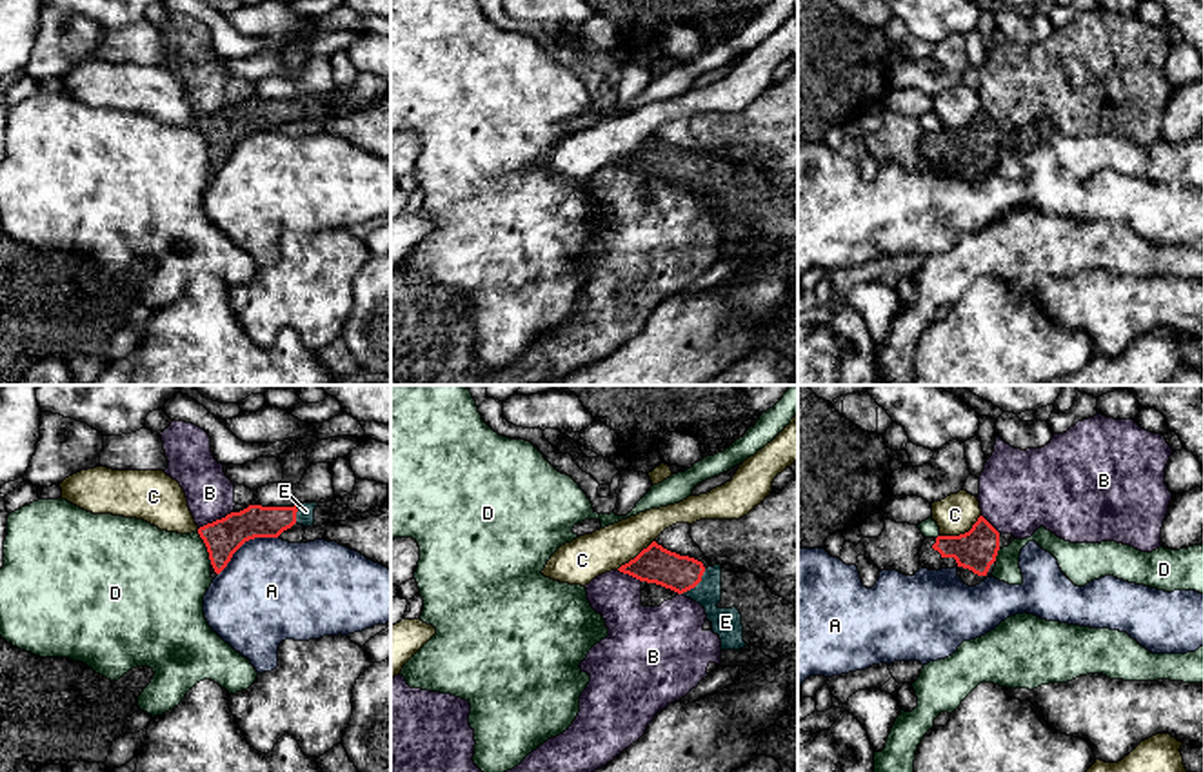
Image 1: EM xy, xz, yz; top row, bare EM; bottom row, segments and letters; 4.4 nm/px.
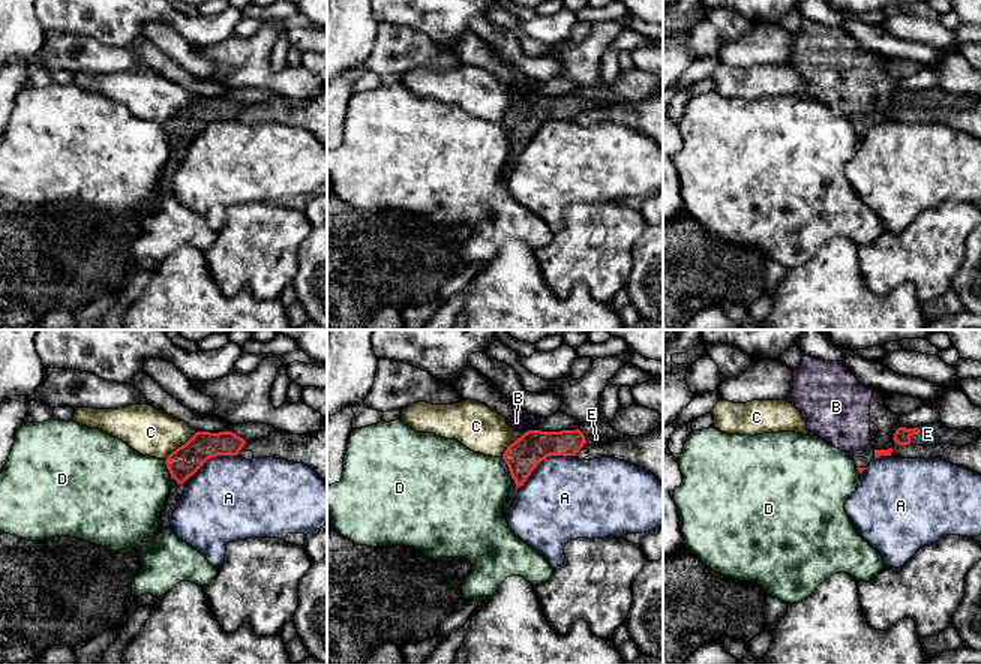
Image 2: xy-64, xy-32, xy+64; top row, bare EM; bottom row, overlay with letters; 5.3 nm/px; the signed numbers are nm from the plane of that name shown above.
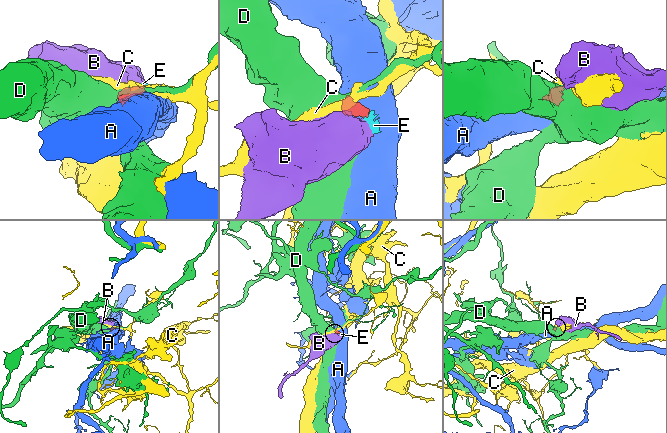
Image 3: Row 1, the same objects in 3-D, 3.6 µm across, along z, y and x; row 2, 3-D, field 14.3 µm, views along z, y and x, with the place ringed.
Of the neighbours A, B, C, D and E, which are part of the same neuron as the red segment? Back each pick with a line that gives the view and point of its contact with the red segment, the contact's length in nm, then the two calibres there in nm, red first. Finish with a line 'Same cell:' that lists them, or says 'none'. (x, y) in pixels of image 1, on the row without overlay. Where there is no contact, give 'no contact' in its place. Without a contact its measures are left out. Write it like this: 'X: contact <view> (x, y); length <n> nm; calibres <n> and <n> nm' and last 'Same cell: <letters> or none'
E: contact xz (696, 177); length 160 nm; calibres 160 and 130 nm
Same cell: E

